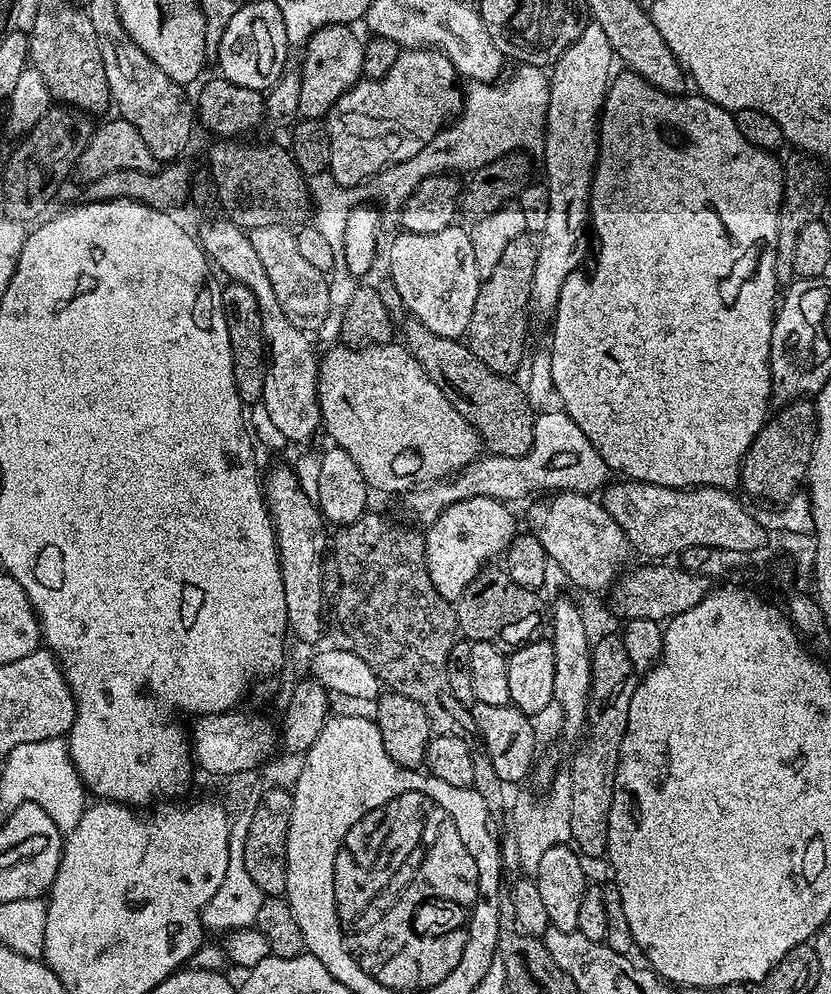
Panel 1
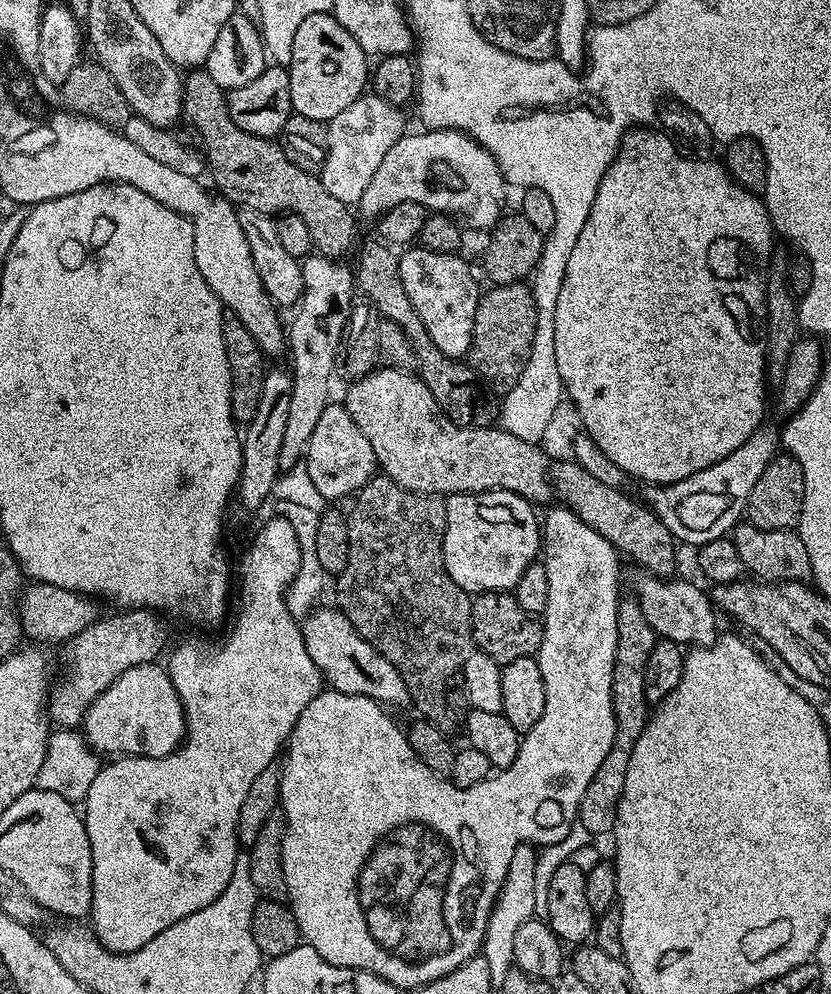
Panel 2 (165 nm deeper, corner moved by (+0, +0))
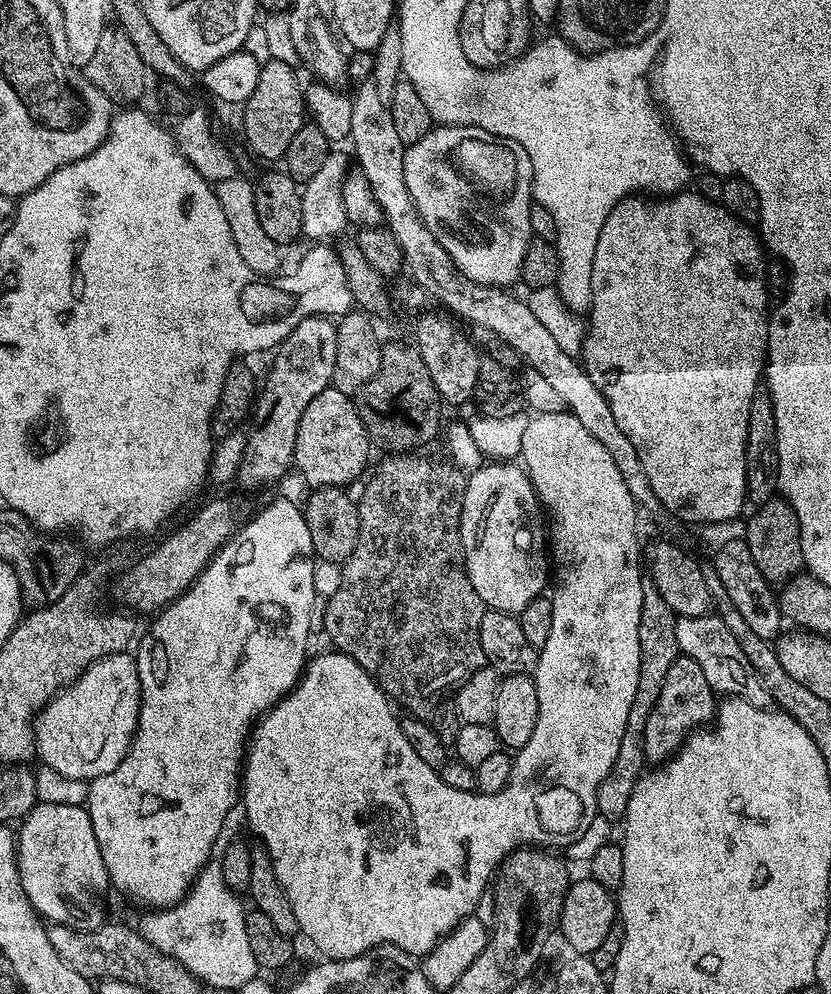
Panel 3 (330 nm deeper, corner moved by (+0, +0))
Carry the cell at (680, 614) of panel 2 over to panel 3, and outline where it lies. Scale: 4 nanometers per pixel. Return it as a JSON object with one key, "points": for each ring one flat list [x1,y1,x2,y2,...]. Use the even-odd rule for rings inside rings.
{"points":[[715,614,707,616,681,616,676,622,676,637,683,655,694,658,698,666,702,666,702,674,706,674,706,682,717,695,726,698,748,700,752,705,767,707,771,696,765,691,763,684,757,679,746,654,742,654,742,646,738,646,738,638,730,634,726,622]]}

